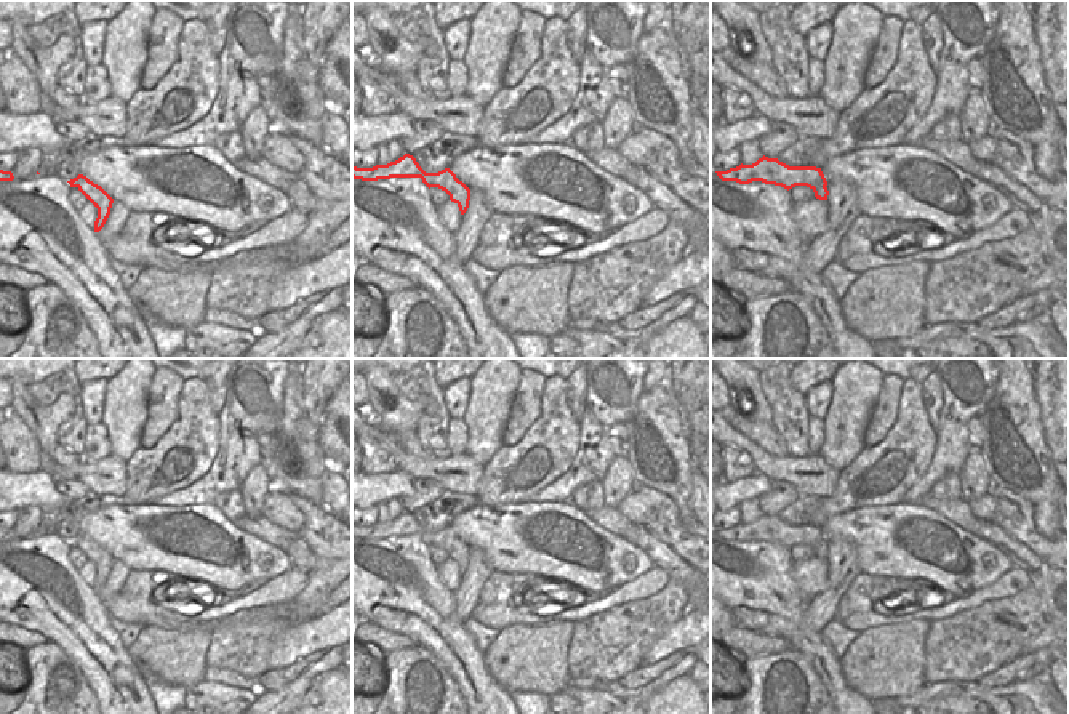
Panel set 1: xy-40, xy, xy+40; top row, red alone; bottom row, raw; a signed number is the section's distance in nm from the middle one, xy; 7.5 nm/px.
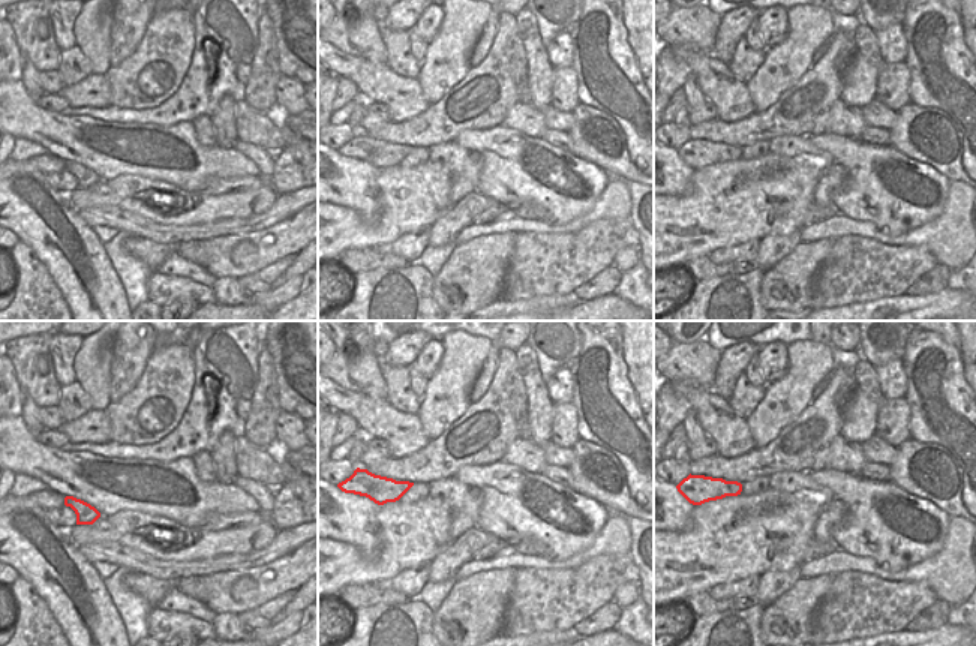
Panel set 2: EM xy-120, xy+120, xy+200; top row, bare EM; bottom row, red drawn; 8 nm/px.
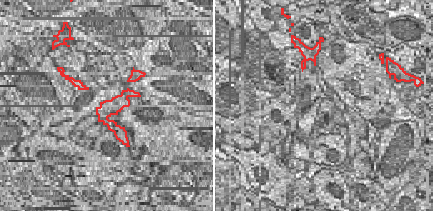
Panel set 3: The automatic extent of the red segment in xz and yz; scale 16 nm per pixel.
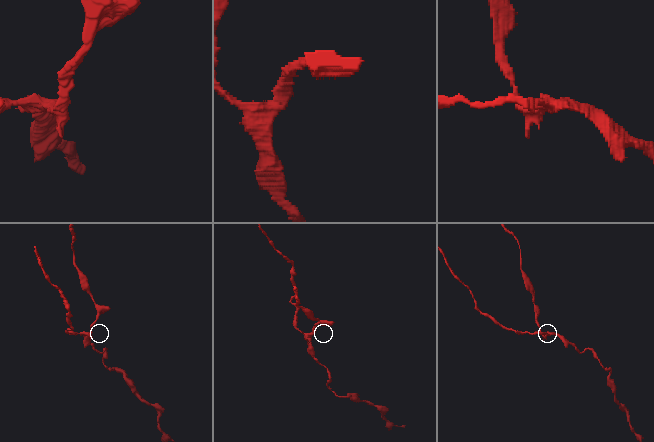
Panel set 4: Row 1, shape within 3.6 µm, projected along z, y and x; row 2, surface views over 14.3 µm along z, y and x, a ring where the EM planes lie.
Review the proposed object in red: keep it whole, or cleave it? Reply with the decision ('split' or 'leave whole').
split

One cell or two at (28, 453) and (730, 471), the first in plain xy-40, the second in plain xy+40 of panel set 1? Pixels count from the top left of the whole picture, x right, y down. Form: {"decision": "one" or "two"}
{"decision": "one"}

